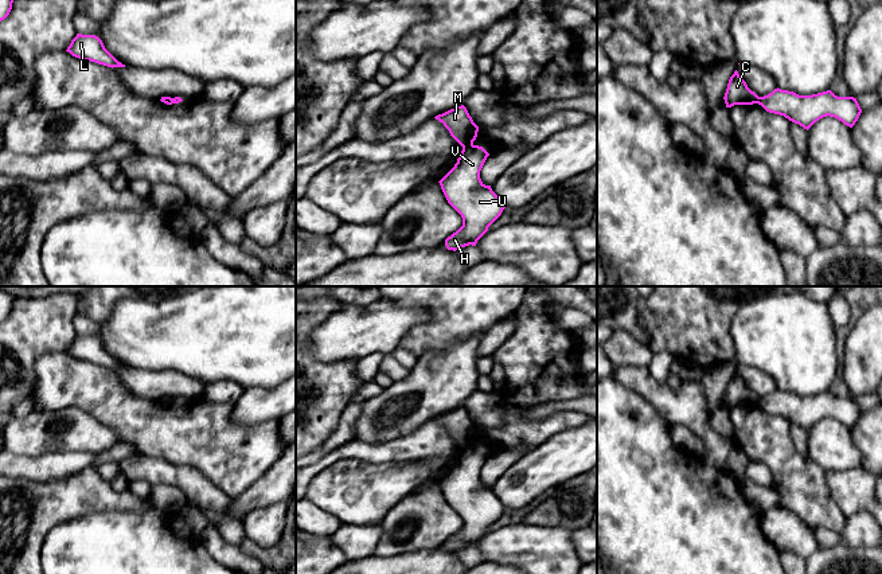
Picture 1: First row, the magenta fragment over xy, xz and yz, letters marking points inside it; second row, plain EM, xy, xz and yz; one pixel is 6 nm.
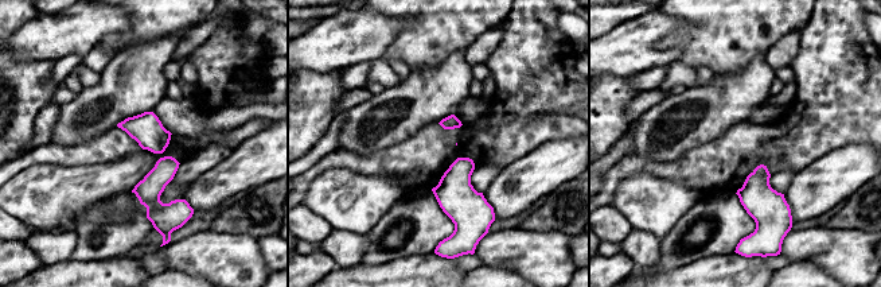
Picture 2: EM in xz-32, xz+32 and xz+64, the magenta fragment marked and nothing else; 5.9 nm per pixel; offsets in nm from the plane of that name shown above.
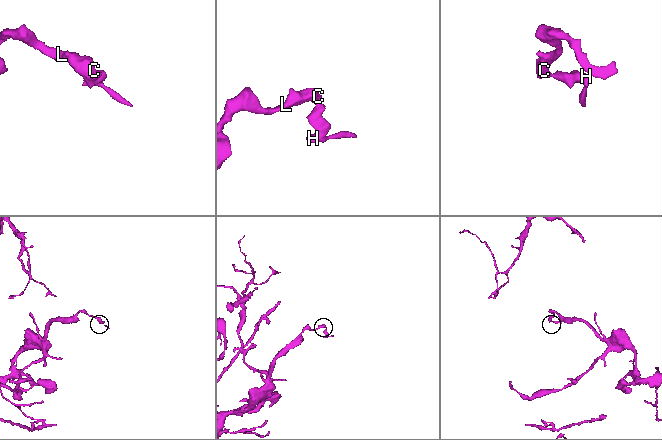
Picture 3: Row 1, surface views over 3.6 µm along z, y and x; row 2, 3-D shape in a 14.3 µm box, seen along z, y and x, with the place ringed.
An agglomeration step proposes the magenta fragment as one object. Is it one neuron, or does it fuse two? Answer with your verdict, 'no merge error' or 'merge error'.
merge error

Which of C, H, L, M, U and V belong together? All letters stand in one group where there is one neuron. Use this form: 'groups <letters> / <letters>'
groups C L M / H U V

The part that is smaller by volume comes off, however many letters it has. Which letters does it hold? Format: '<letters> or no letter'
H, U, V

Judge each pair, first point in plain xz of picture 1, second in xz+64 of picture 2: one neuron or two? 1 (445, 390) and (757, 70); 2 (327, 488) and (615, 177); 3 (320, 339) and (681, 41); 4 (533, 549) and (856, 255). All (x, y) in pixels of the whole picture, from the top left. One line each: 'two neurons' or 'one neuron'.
1: one neuron
2: two neurons
3: two neurons
4: one neuron

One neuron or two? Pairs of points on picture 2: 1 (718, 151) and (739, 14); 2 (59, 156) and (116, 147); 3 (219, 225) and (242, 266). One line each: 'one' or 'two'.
1: two
2: one
3: two

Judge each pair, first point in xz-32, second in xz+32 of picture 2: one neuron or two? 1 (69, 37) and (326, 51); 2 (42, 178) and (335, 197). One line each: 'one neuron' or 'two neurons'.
1: one neuron
2: one neuron

